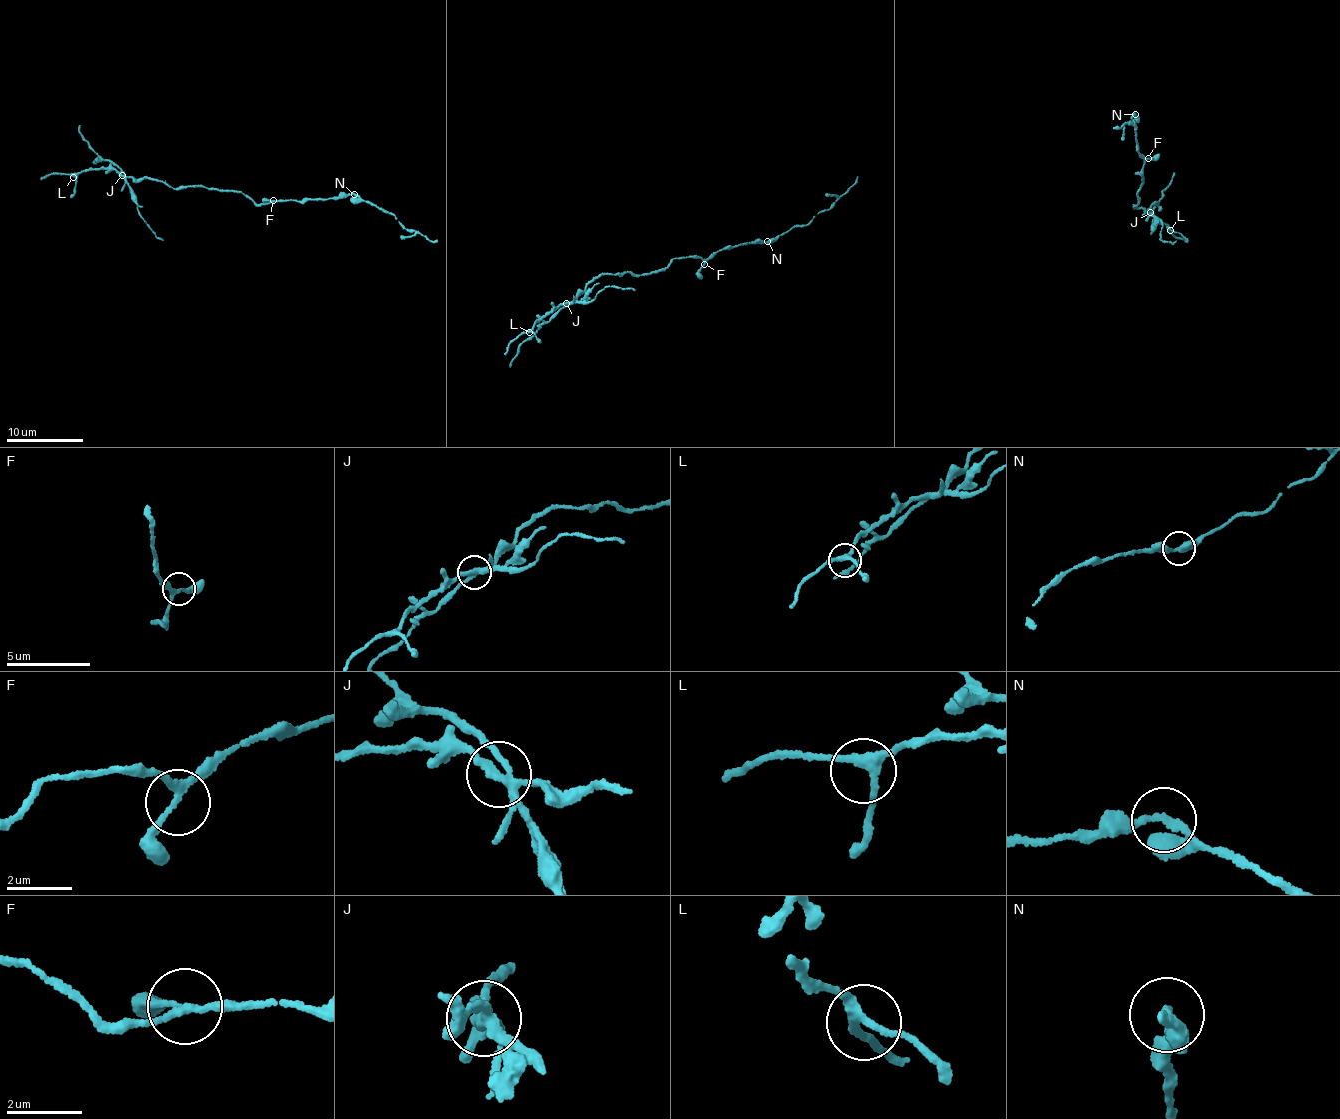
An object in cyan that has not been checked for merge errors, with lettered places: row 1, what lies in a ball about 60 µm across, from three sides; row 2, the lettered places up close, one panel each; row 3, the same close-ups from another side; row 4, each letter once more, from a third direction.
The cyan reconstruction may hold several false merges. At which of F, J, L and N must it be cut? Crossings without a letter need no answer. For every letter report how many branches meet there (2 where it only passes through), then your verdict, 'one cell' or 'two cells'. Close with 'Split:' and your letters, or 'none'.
F: 3 branches meet; one cell
J: 4 branches meet; two cells
L: 3 branches meet; one cell
N: 2 branches meet; one cell
Split: J

